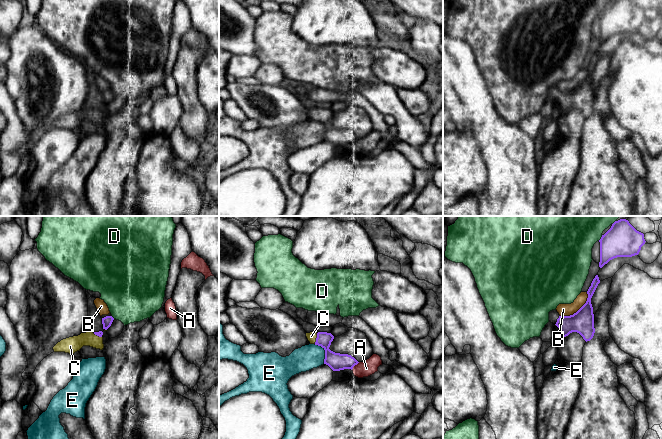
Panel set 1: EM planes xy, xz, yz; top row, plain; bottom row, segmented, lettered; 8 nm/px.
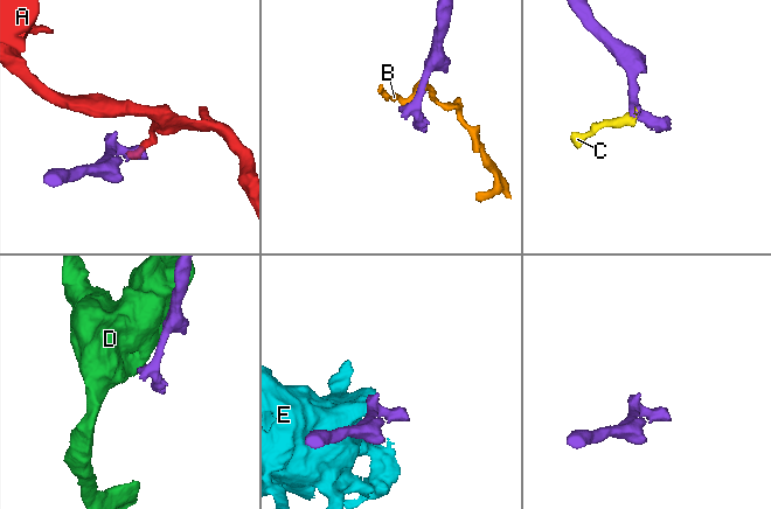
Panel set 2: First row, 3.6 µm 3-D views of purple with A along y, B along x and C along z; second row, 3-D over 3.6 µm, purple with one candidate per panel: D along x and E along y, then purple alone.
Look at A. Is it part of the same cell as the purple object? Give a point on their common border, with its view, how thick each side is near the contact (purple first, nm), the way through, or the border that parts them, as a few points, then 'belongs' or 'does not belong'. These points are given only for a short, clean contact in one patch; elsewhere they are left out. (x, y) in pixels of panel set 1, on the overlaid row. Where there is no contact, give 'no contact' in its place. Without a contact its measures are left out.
xz (355, 364) | 140/130 nm | does not belong

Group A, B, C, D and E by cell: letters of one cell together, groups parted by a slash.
A / B / C / D / E

